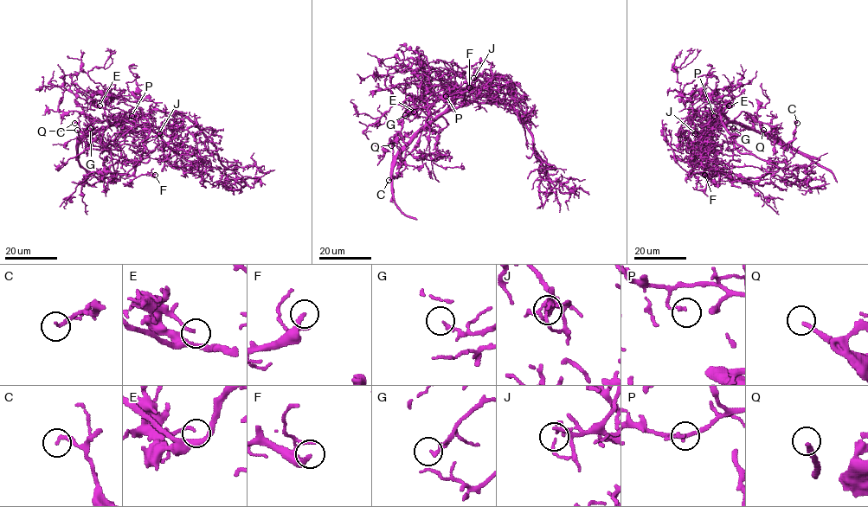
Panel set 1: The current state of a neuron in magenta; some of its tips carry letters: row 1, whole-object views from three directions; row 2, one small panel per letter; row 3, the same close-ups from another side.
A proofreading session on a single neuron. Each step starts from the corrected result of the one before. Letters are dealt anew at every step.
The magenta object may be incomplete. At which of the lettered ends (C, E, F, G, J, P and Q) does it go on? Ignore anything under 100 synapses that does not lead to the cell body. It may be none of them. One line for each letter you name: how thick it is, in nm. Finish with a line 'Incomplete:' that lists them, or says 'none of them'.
F: calibre 190 nm
Q: calibre 240 nm
Incomplete: F, Q

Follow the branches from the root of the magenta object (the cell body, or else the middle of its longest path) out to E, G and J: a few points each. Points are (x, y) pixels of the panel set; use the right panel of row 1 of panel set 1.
E: (723, 115), (728, 120), (739, 123), (722, 123), (716, 117), (720, 109), (728, 108), (729, 105)
G: (723, 115), (728, 120), (739, 123), (726, 125), (728, 129), (733, 128)
J: (723, 115), (725, 123), (697, 136), (695, 133)

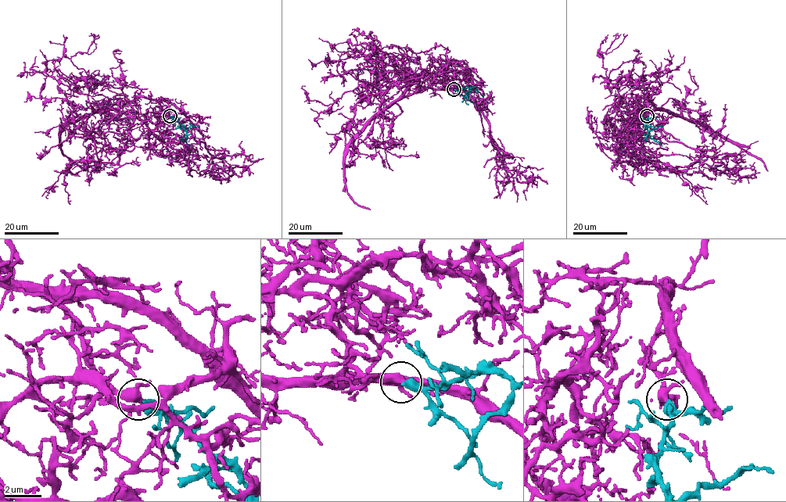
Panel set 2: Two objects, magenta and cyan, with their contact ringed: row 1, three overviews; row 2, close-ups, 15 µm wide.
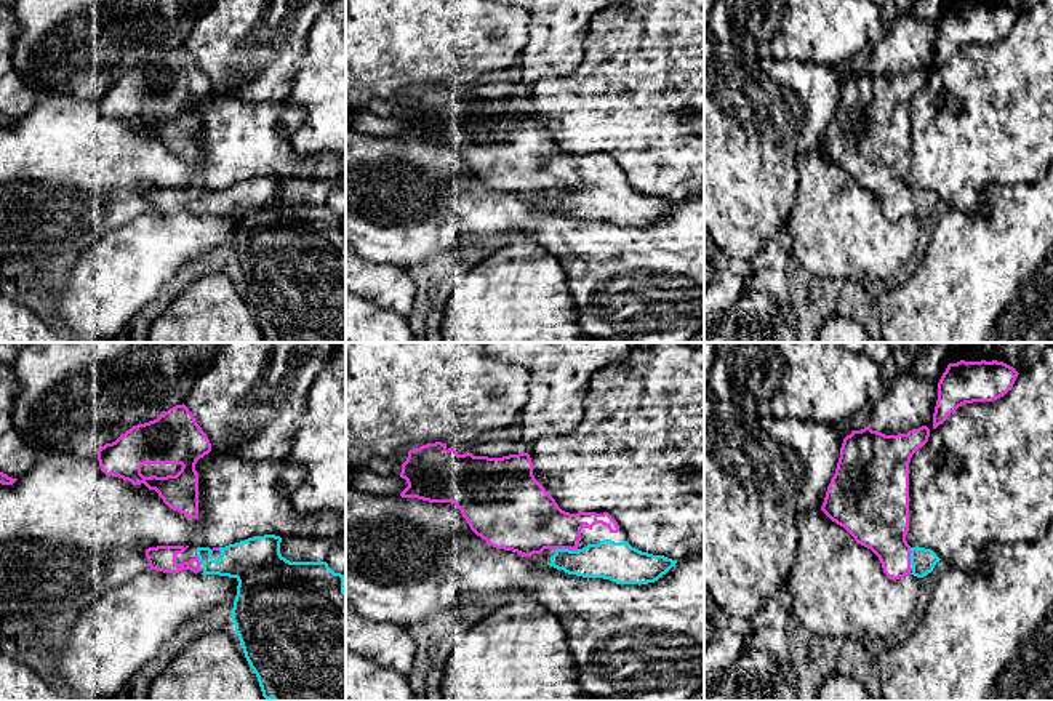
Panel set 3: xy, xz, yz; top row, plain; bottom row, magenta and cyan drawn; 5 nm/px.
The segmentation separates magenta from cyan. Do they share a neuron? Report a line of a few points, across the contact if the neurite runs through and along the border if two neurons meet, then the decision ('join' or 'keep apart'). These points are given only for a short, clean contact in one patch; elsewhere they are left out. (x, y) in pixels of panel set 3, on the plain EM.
line xz (527, 160), (544, 167), (567, 189), (580, 202), (612, 202); join

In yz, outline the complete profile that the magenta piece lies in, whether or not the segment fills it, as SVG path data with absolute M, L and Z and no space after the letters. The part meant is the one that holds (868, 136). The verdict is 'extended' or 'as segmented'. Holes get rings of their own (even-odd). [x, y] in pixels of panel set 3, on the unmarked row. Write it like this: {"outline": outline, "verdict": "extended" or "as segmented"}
{"outline": "M869 67L851 72L843 80L835 115L827 128L821 152L837 166L843 168L858 186L871 190L880 202L890 221L909 216L923 219L941 202L931 190L911 189L906 182L909 173L909 104L930 78L922 67L907 75L885 77Z", "verdict": "extended"}

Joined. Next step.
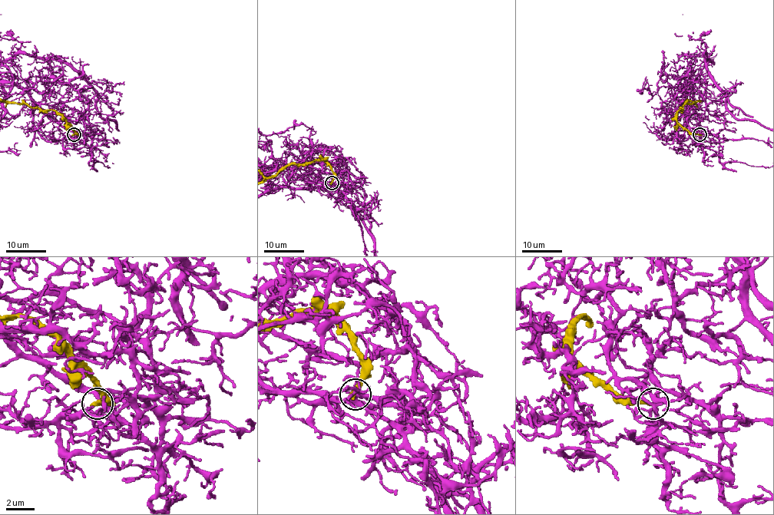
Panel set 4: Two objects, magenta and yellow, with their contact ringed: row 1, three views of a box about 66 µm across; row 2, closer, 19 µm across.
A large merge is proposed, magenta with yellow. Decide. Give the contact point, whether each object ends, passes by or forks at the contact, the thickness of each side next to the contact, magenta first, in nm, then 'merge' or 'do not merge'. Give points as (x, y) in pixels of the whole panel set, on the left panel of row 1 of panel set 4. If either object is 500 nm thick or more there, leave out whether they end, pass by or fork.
(74, 134) | magenta forks | yellow ends | 240/400 nm | do not merge

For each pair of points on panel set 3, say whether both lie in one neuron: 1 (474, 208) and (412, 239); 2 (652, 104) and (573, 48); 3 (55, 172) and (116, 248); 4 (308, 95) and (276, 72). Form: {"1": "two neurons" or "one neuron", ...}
{"1": "one neuron", "2": "two neurons", "3": "two neurons", "4": "two neurons"}

